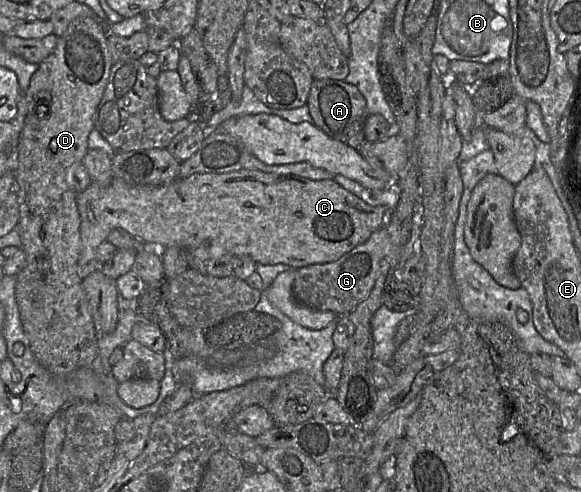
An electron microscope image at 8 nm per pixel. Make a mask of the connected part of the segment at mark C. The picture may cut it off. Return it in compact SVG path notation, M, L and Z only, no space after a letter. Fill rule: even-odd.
M244 169L221 174L196 173L185 178L178 177L161 186L130 185L118 178L113 178L107 187L92 182L84 191L77 193L76 202L80 214L81 239L78 270L82 279L101 269L96 257L97 248L115 228L124 229L152 248L177 246L191 251L200 246L213 246L220 247L234 257L249 257L256 264L283 264L300 269L339 259L366 242L390 218L384 206L366 204L334 180L314 181Z

